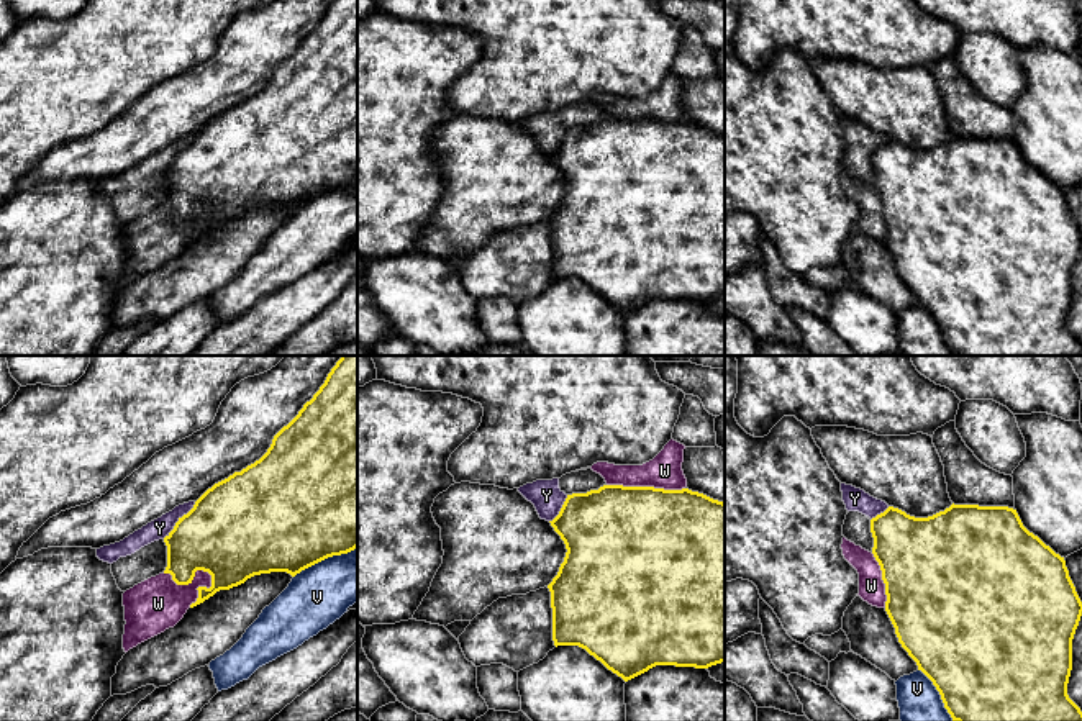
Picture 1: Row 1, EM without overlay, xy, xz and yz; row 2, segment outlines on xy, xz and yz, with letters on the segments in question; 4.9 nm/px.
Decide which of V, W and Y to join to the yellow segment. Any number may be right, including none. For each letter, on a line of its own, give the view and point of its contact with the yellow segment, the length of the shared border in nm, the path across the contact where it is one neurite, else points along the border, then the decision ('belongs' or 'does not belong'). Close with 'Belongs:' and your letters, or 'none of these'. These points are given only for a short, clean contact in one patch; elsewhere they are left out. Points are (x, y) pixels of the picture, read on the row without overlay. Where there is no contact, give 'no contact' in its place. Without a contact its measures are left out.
V: xy (325, 190) | 340 nm | does not belong
W: xy (192, 212) | 260 nm | does not belong
Y: xy (179, 153) | 240 nm | does not belong
Belongs: none of these

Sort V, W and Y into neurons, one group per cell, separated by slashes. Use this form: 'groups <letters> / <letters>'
groups V / W / Y

